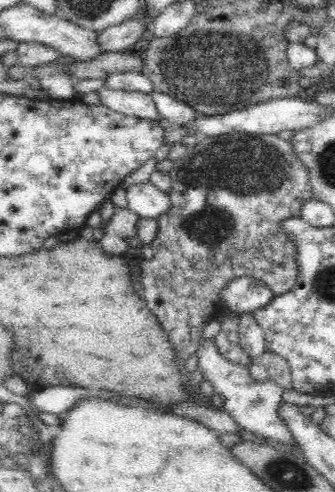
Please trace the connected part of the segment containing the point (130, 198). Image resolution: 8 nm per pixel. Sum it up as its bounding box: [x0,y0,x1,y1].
[125,181,168,218]

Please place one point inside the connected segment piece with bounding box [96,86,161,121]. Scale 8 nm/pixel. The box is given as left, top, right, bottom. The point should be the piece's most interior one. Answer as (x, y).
(135, 104)

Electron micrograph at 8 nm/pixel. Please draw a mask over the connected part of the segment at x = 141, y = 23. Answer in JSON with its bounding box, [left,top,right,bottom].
[96,9,148,52]

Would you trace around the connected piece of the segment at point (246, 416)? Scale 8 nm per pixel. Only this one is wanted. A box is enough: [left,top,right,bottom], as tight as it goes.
[196,340,296,446]

